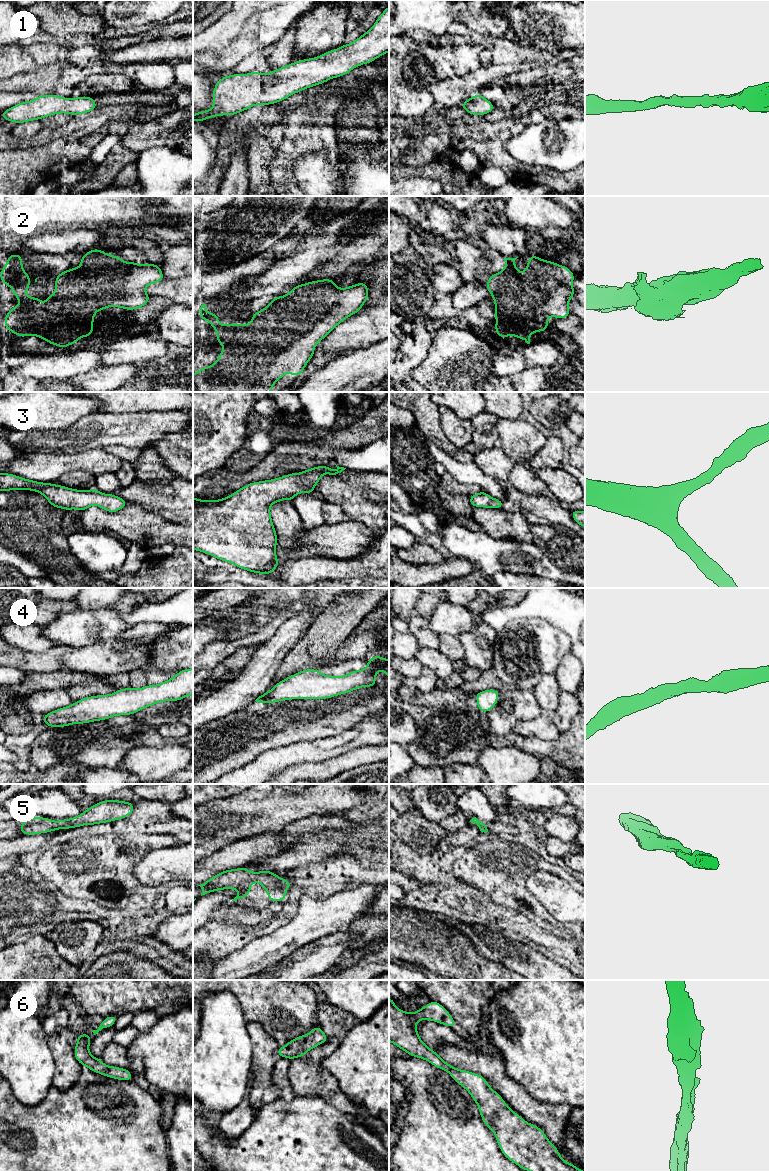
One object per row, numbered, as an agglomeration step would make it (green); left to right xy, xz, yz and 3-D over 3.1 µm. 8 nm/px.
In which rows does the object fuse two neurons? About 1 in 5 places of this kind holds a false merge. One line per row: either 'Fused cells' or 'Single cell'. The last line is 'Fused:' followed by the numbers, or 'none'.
1: Single cell
2: Single cell
3: Single cell
4: Single cell
5: Single cell
6: Single cell
Fused: none

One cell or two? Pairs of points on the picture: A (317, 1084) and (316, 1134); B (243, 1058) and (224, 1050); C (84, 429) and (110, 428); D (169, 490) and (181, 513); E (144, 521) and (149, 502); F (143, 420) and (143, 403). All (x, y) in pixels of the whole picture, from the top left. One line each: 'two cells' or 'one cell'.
A: two cells
B: one cell
C: one cell
D: one cell
E: two cells
F: two cells

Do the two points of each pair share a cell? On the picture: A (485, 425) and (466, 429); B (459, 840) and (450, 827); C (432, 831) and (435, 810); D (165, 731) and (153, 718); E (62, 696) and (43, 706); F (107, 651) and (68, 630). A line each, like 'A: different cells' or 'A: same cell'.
A: different cells
B: different cells
C: different cells
D: different cells
E: same cell
F: different cells

